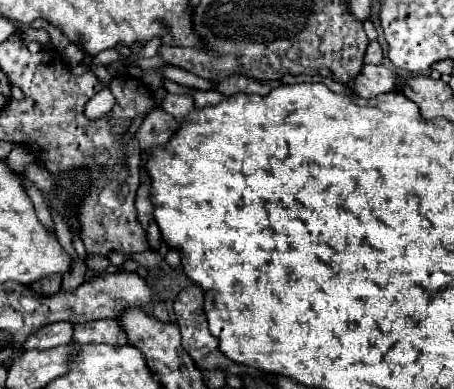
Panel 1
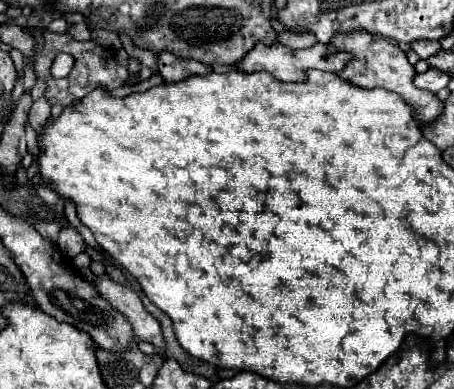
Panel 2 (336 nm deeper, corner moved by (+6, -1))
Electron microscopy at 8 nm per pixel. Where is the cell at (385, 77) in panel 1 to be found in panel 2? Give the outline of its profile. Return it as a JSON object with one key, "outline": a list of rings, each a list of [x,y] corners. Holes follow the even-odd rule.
{"outline":[[[258,43],[256,47],[252,47],[252,51],[248,51],[248,57],[244,55],[244,61],[236,63],[236,69],[246,73],[268,71],[276,81],[298,81],[298,79],[304,79],[304,69],[340,71],[344,63],[348,63],[350,59],[352,59],[350,53],[340,53],[332,45],[322,45],[322,43],[316,43],[306,49],[290,49],[290,47],[284,47],[282,43],[272,43],[272,47]]]}

